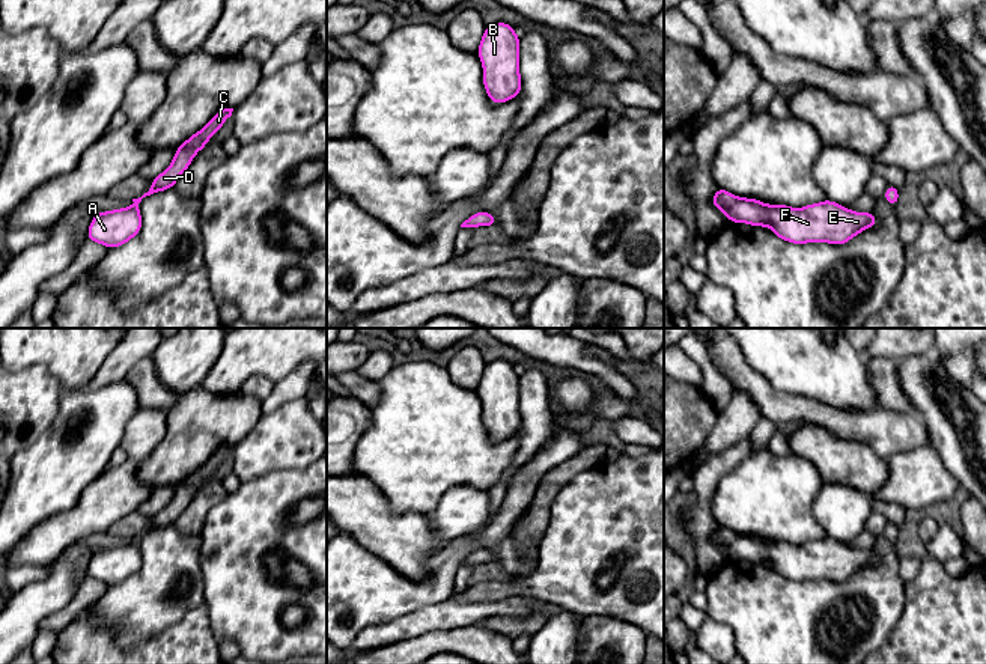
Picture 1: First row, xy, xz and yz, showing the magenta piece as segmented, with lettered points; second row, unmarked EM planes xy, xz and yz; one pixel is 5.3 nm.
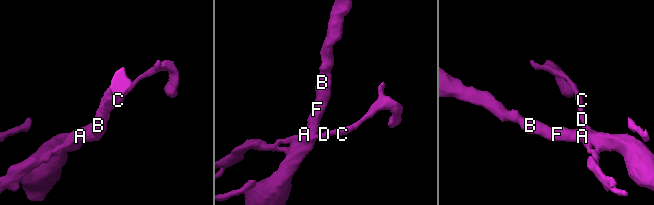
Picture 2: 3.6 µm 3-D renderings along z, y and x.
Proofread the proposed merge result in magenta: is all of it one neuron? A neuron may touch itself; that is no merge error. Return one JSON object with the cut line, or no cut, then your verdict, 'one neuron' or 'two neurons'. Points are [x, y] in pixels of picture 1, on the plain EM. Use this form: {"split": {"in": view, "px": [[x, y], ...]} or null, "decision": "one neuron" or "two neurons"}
{"split": null, "decision": "one neuron"}

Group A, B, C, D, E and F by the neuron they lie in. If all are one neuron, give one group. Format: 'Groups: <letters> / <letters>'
Groups: A B C D E F

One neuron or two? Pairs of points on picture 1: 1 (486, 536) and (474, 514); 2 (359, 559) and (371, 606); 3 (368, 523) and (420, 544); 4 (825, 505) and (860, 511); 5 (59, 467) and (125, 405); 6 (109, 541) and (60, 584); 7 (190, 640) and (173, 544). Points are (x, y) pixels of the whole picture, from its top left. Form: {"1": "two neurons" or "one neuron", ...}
{"1": "two neurons", "2": "one neuron", "3": "one neuron", "4": "one neuron", "5": "one neuron", "6": "two neurons", "7": "two neurons"}

